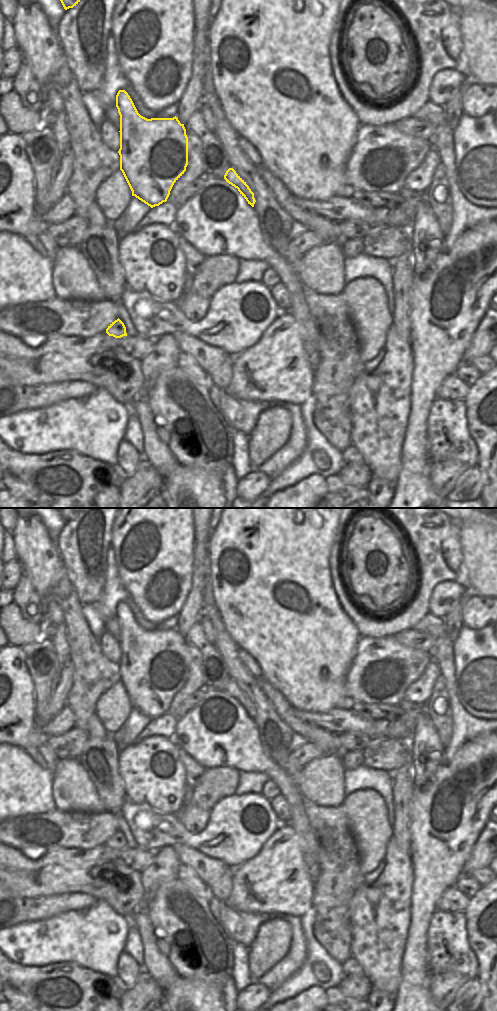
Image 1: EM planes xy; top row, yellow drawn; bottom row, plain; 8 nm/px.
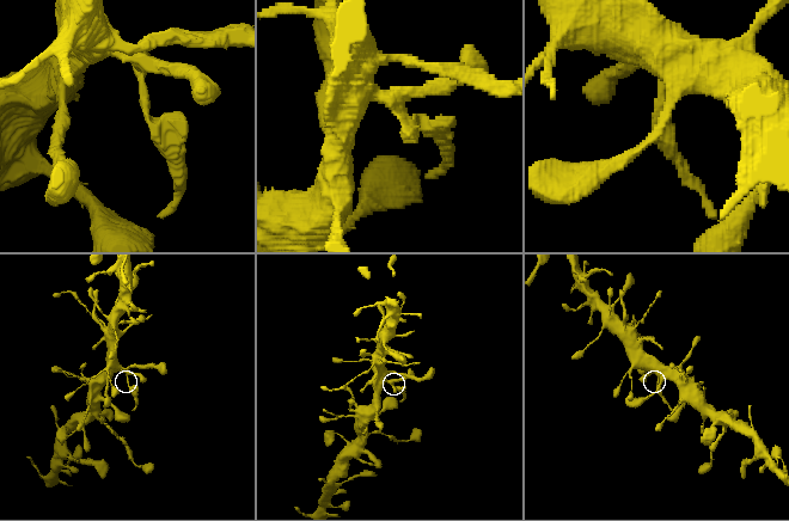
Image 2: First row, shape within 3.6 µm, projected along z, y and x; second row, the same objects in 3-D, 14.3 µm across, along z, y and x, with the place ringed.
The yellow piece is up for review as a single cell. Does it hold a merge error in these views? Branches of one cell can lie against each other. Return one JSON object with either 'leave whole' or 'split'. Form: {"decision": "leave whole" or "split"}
{"decision": "split"}

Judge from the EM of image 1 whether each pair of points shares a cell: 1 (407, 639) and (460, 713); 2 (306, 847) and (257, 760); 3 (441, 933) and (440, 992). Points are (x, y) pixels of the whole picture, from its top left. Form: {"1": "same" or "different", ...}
{"1": "different", "2": "same", "3": "same"}

